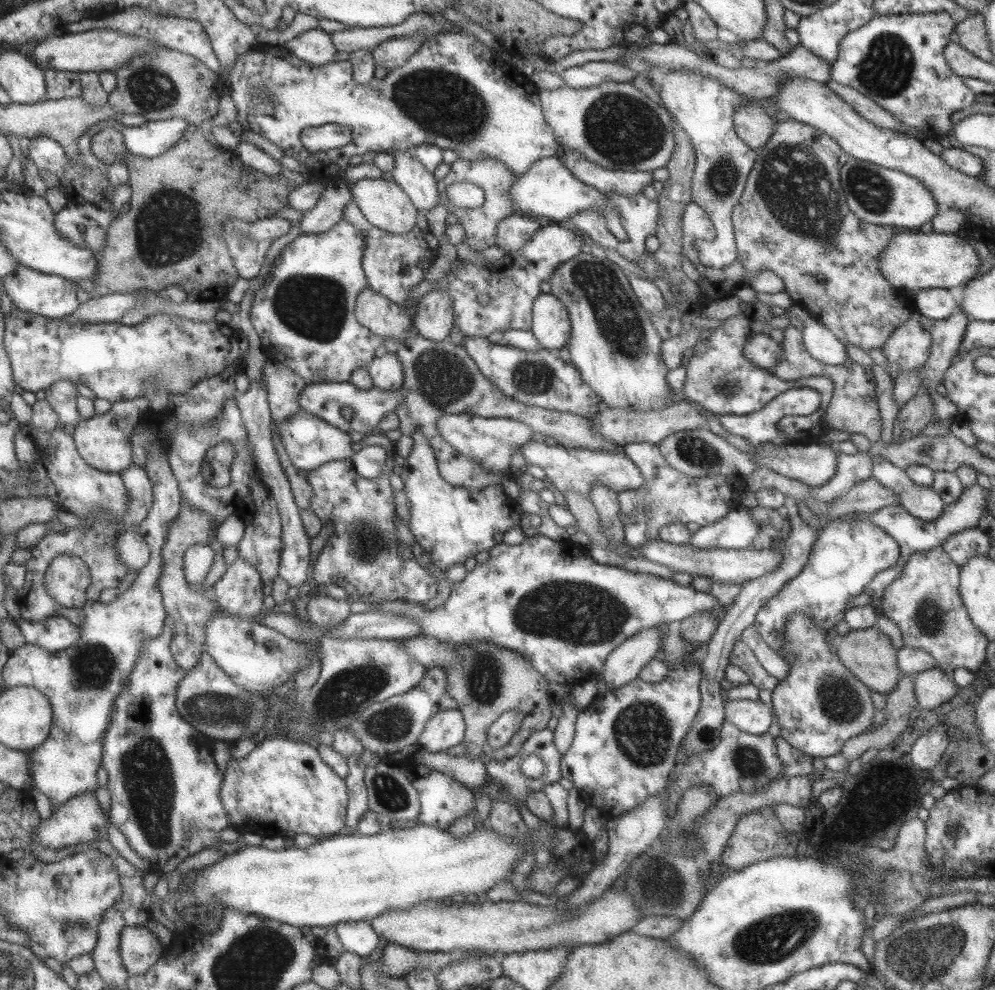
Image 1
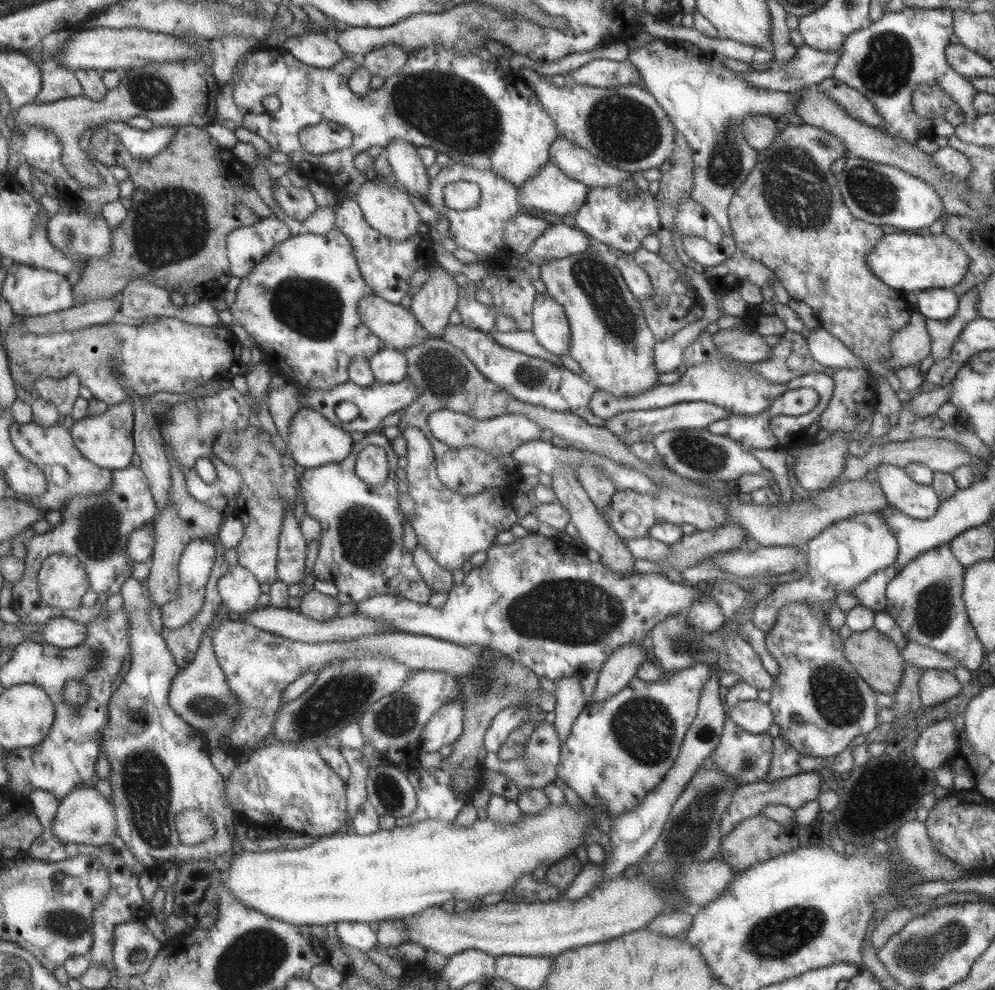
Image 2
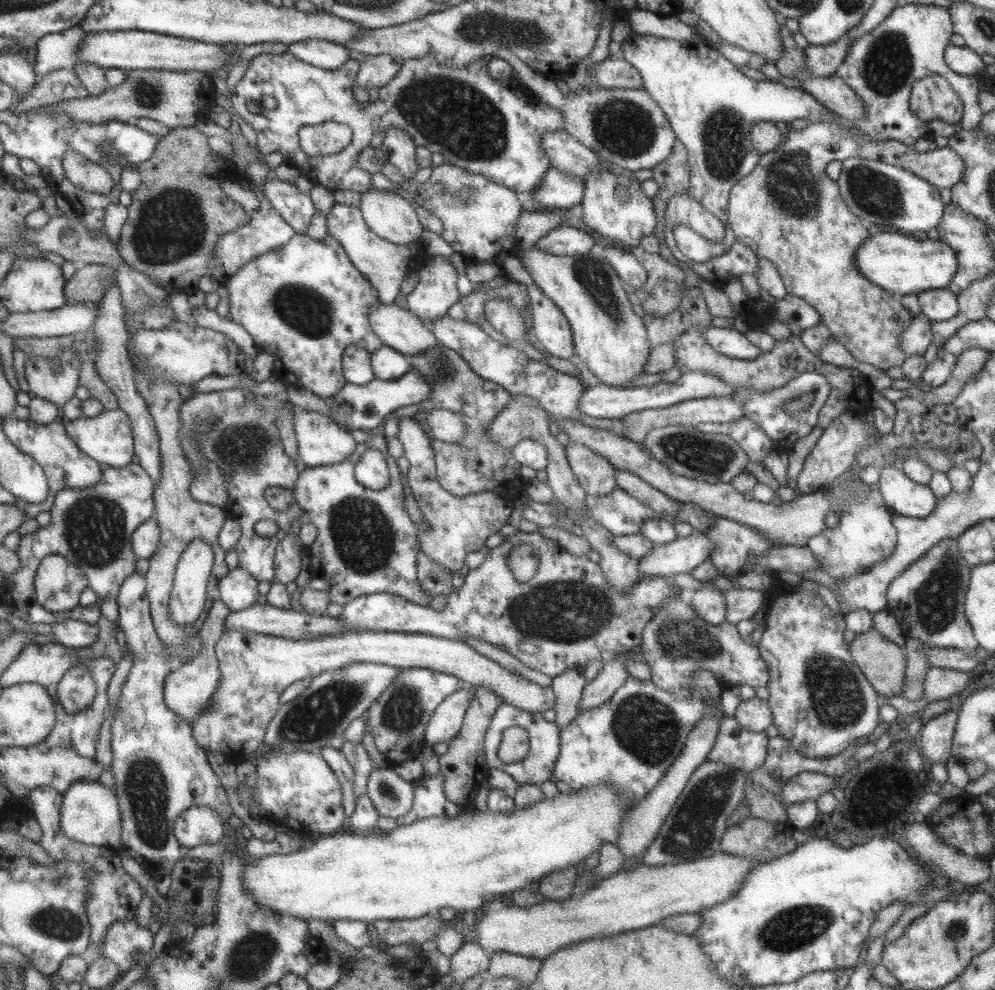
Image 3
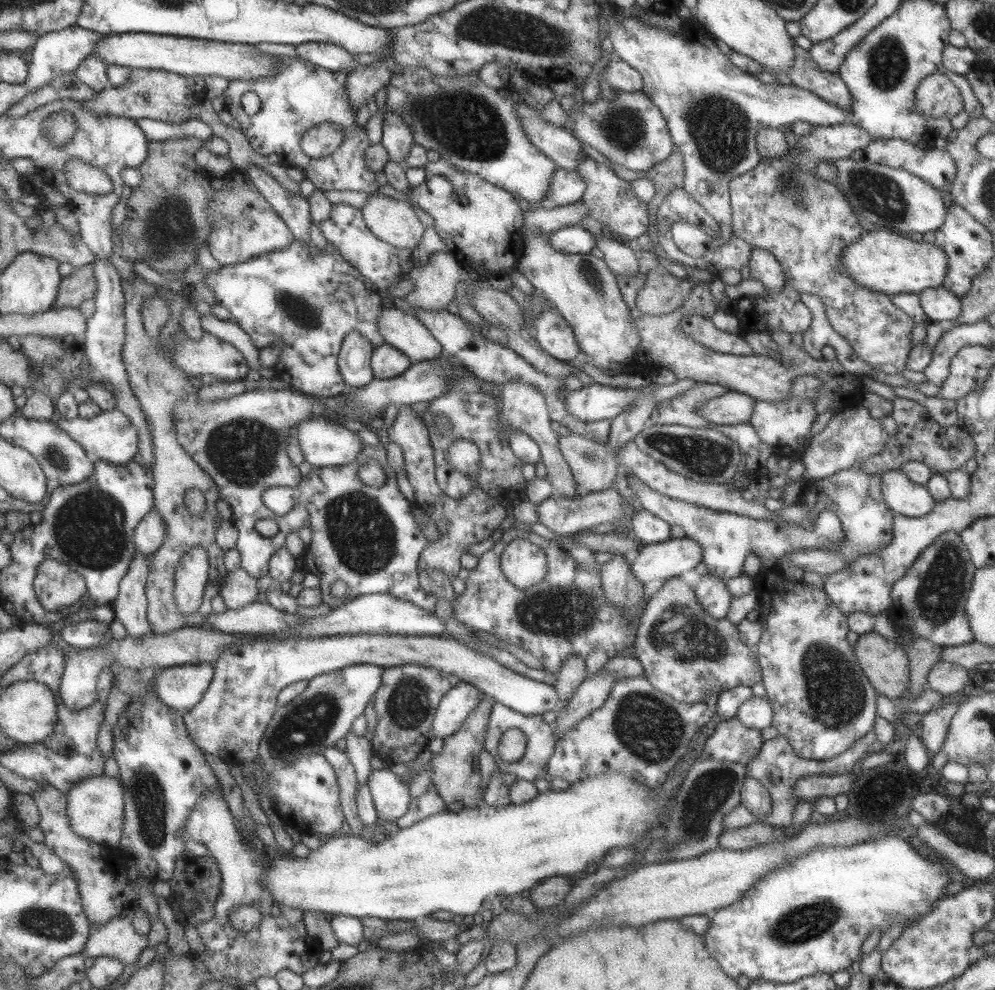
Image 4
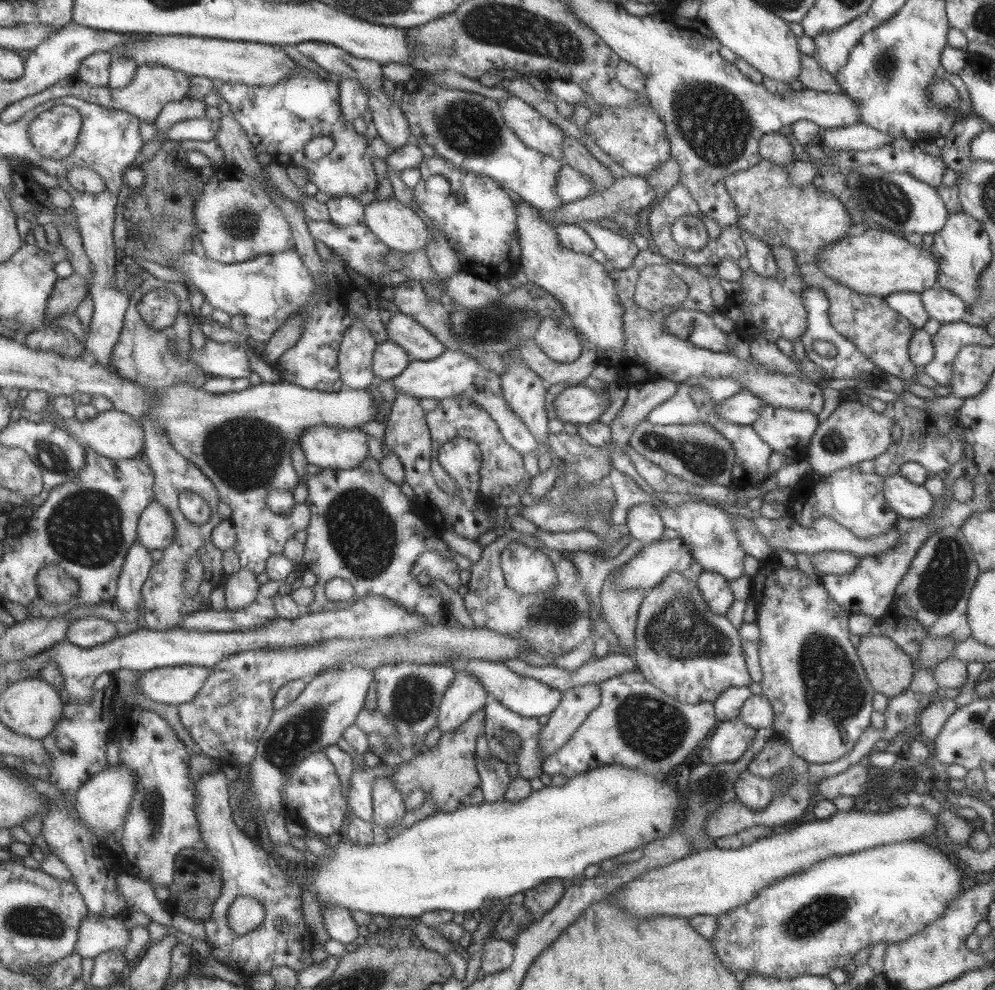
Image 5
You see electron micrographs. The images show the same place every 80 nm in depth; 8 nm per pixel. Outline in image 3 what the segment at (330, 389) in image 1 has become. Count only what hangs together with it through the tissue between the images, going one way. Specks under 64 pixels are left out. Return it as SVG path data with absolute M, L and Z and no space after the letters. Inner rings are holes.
M410 368L396 379L381 380L374 377L368 384L358 386L357 384L346 383L339 392L333 397L325 400L326 405L331 411L331 420L334 420L338 425L350 427L353 429L365 429L370 431L381 422L384 422L387 414L395 411L397 408L407 407L409 405L417 405L421 401L429 398L431 393L431 385L425 384L423 379L420 379L419 373ZM347 405L351 407L351 413L344 415L341 407Z

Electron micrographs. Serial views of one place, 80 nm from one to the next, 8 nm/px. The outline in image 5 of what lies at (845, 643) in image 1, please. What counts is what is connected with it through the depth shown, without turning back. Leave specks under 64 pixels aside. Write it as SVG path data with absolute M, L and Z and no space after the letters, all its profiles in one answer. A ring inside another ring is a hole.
M875 632L862 636L856 651L875 693L891 698L910 685L913 660L891 639Z

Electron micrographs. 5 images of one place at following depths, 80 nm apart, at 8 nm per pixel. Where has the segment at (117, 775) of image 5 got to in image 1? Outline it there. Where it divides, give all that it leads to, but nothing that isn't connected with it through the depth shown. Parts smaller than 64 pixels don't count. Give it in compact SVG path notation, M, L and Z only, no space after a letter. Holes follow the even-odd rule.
M85 792L81 796L75 796L69 803L63 804L63 807L56 808L53 817L42 820L39 828L35 831L33 843L41 843L43 846L54 849L76 846L77 844L104 838L109 825L109 820L103 814L103 810L101 810L94 794Z

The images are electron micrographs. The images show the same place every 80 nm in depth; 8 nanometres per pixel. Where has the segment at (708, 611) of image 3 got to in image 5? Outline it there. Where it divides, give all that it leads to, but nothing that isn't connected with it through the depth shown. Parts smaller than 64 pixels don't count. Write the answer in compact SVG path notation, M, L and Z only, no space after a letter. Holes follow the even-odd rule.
M701 571L696 580L697 588L711 612L724 615L734 601L729 581L718 572Z

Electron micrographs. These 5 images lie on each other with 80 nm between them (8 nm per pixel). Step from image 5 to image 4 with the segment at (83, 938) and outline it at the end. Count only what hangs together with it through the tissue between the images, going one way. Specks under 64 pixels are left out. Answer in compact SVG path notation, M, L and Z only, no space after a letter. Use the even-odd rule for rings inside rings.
M113 917L104 923L91 925L91 934L83 953L93 959L107 955L119 959L124 965L131 964L138 960L138 956L143 948L147 948L146 936L147 934L137 934L135 932L131 917Z

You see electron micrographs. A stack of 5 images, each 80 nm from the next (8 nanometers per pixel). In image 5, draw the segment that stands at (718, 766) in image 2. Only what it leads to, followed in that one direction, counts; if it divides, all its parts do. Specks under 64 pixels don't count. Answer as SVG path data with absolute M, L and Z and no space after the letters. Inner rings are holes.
M738 716L719 721L709 736L707 746L699 756L705 764L731 763L737 761L751 745L756 730L750 728Z

